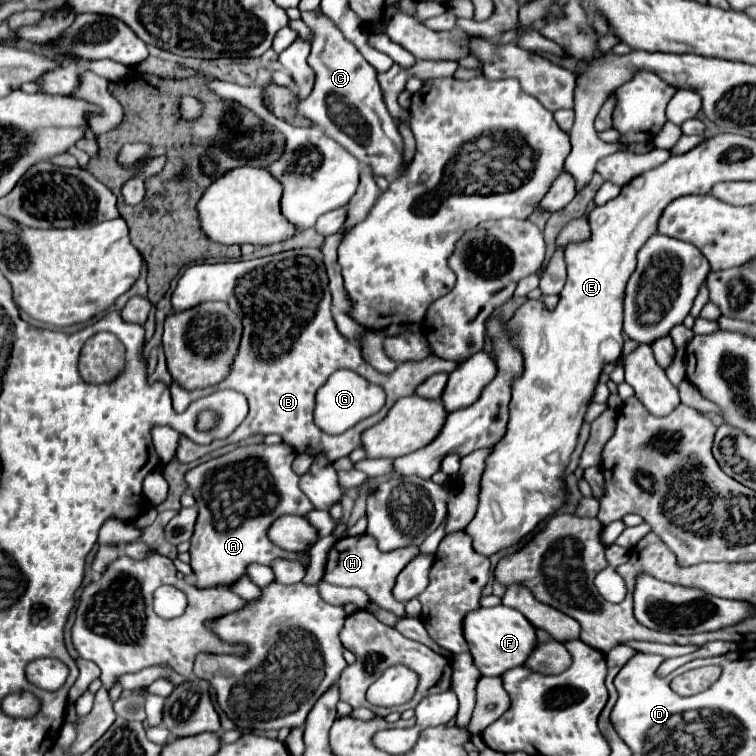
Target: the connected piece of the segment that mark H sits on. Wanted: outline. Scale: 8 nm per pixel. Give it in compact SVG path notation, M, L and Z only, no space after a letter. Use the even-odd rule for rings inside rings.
M367 534L353 536L353 538L347 536L347 538L335 542L335 546L331 548L329 560L327 560L327 570L325 570L323 578L331 584L361 588L369 596L371 602L379 604L385 610L391 610L399 618L405 618L405 606L393 598L391 590L395 586L395 580L397 580L399 572L415 558L417 552L419 552L417 546L407 546L403 550L393 550L391 554L383 554L375 546L375 538L371 538Z

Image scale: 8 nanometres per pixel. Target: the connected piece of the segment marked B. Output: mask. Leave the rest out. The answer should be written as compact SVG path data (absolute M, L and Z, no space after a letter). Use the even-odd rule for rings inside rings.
M299 248L247 262L189 266L173 292L173 310L187 310L205 300L225 300L231 310L243 318L243 342L231 366L231 374L213 390L231 388L245 394L249 400L249 416L231 436L219 440L219 446L197 446L183 436L177 454L179 462L193 462L221 446L237 444L257 434L279 434L285 444L295 448L297 454L317 456L323 452L329 462L335 462L349 456L355 448L361 448L361 434L381 422L393 402L403 396L413 396L417 390L415 386L423 384L429 376L455 370L455 362L427 356L423 362L399 364L389 376L375 372L373 366L363 360L361 348L341 336L335 326L331 316L329 278L323 264L323 252L319 248ZM341 368L353 370L373 384L381 384L387 392L387 402L385 408L371 418L357 422L351 430L339 436L329 436L313 422L315 392L335 370Z

